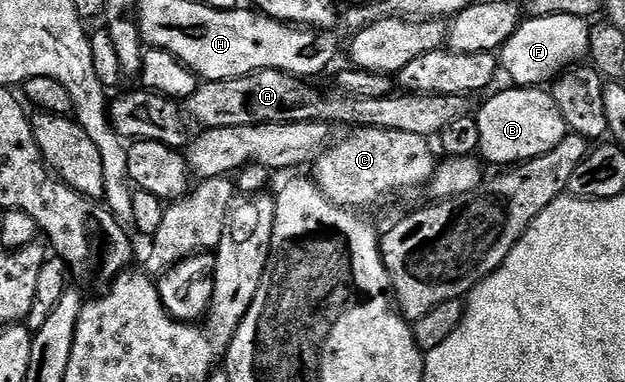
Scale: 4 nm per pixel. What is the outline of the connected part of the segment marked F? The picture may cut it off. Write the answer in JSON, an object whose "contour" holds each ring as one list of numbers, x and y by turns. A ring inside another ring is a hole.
{"contour":[[535,16,523,19,500,49,500,64,520,88,546,86,567,68,587,59,590,50,590,24,571,16]]}

